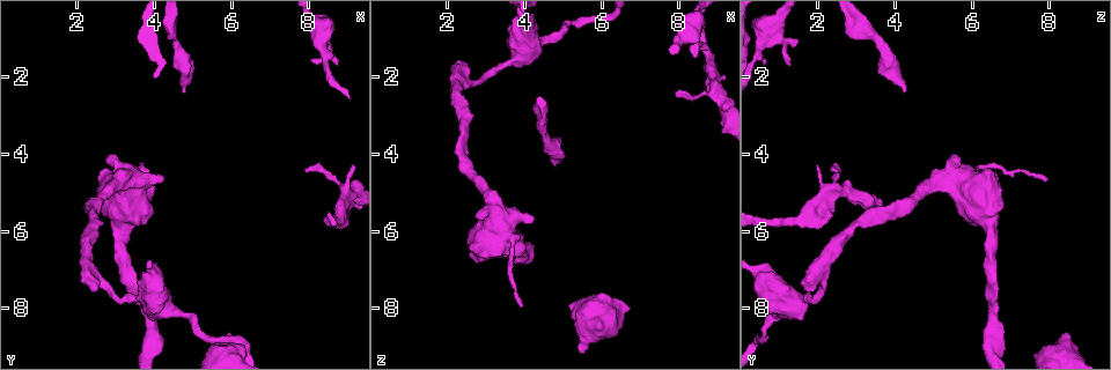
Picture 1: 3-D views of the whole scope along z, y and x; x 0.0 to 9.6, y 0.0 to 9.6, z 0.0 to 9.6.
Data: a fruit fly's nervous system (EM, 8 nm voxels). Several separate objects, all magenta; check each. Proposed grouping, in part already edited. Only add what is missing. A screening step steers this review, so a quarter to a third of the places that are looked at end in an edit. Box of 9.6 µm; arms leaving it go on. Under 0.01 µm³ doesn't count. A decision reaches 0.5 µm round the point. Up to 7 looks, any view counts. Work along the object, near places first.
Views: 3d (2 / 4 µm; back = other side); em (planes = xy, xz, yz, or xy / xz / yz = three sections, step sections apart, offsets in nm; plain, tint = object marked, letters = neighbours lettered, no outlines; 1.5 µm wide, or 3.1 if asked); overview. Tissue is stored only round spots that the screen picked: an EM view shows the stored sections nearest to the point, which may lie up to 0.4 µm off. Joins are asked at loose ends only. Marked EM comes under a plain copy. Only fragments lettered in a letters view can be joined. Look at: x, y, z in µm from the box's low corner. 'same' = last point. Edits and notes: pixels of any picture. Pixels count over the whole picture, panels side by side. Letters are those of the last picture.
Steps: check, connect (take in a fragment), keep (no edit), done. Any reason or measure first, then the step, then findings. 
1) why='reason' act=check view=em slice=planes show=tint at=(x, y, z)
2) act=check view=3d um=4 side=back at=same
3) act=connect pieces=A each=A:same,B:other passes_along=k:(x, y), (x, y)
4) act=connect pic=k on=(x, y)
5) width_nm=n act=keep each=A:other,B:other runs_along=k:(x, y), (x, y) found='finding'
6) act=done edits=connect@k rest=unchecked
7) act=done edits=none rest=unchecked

why='free end' act=check view=em slice=planes show=letters at=(8.50, 1.00, 1.50)

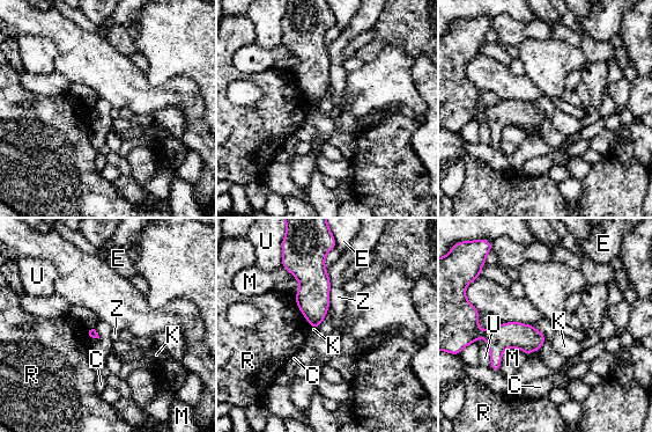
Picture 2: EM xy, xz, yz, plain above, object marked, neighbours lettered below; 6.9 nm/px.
act=keep each=C:other,E:other,K:other,M:other,R:other,U:other,Z:other border=2:(327, 272), (330, 308) found='no lettered fragment goes on from it'

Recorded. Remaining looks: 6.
why='tapers out' act=check view=em slice=planes show=letters at=(7.95, 4.55, 2.50)

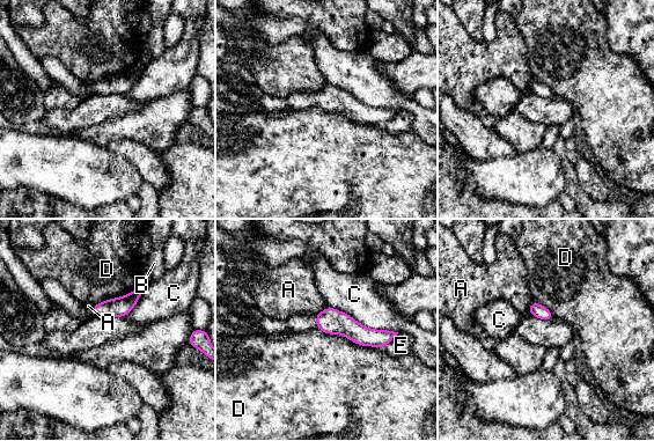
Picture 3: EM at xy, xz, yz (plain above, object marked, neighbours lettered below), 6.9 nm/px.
width_nm=80 act=keep each=A:other,B:other,C:other,D:other,E:other runs_along=3:(318, 317), (360, 335), (388, 335) found='no lettered fragment goes on from it'

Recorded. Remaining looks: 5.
why='free end' act=check view=3d um=4 at=(2.50, 7.60, 1.70)

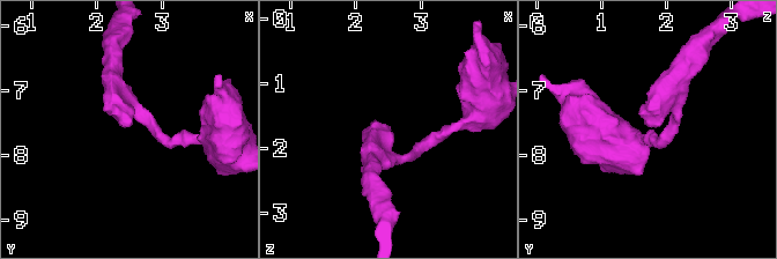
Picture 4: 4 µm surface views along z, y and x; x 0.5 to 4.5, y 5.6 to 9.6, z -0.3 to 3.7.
act=check view=em slice=planes show=letters at=(2.45, 7.55, 1.75)

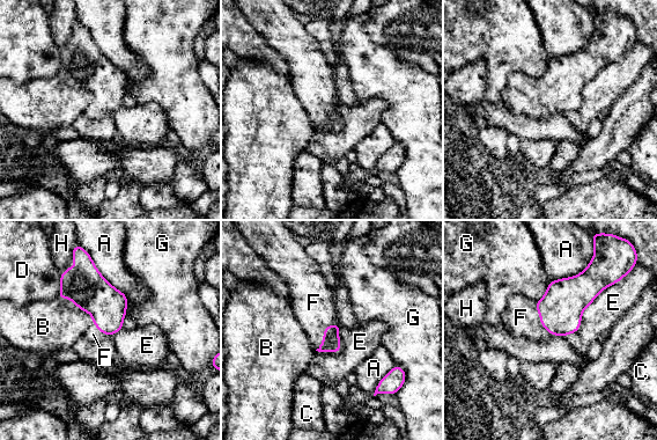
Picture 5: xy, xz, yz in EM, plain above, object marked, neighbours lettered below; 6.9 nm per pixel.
longest_contact=E:550nm act=connect pieces=F each=A:other,B:other,C:other,D:other,E:other,F:same,G:other,H:other passes_along=5:(561, 308), (540, 320), (521, 317) found='the cell continues'

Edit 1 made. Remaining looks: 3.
act=done edits=connect@5 rest=unchecked

